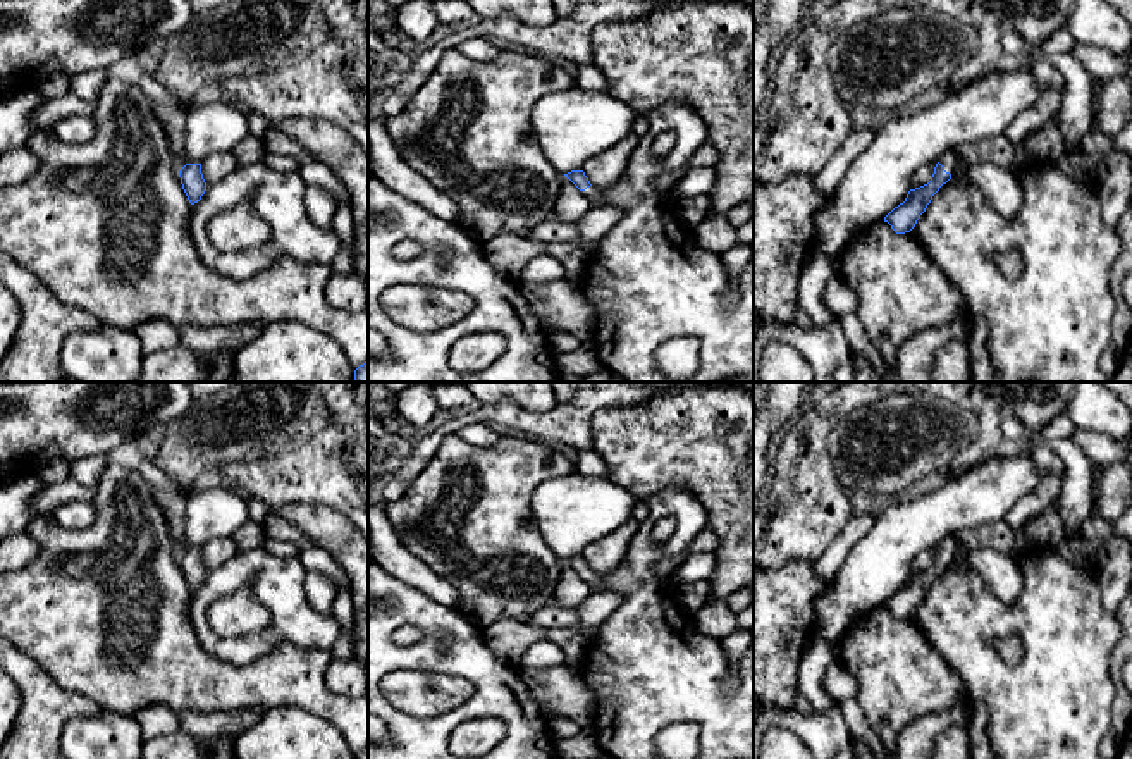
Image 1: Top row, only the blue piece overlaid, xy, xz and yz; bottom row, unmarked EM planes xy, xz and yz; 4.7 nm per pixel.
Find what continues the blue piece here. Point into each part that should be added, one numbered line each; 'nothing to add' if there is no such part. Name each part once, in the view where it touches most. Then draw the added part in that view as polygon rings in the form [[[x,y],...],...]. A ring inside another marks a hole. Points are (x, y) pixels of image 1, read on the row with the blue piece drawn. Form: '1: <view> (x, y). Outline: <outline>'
1: yz (1000, 152). Outline: [[[1001,134],[977,143],[955,146],[938,160],[950,174],[953,174],[960,160],[969,165],[993,164],[996,167],[1010,167],[1015,160],[1015,146],[1006,139],[1005,134]]]

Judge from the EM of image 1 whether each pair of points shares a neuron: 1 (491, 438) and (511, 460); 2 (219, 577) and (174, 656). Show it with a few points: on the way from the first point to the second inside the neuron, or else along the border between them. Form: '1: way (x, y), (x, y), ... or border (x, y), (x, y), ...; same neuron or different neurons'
1: border (456, 434), (484, 446), (492, 446), (503, 438); different neurons
2: border (191, 591), (191, 627), (198, 642), (215, 658); different neurons

